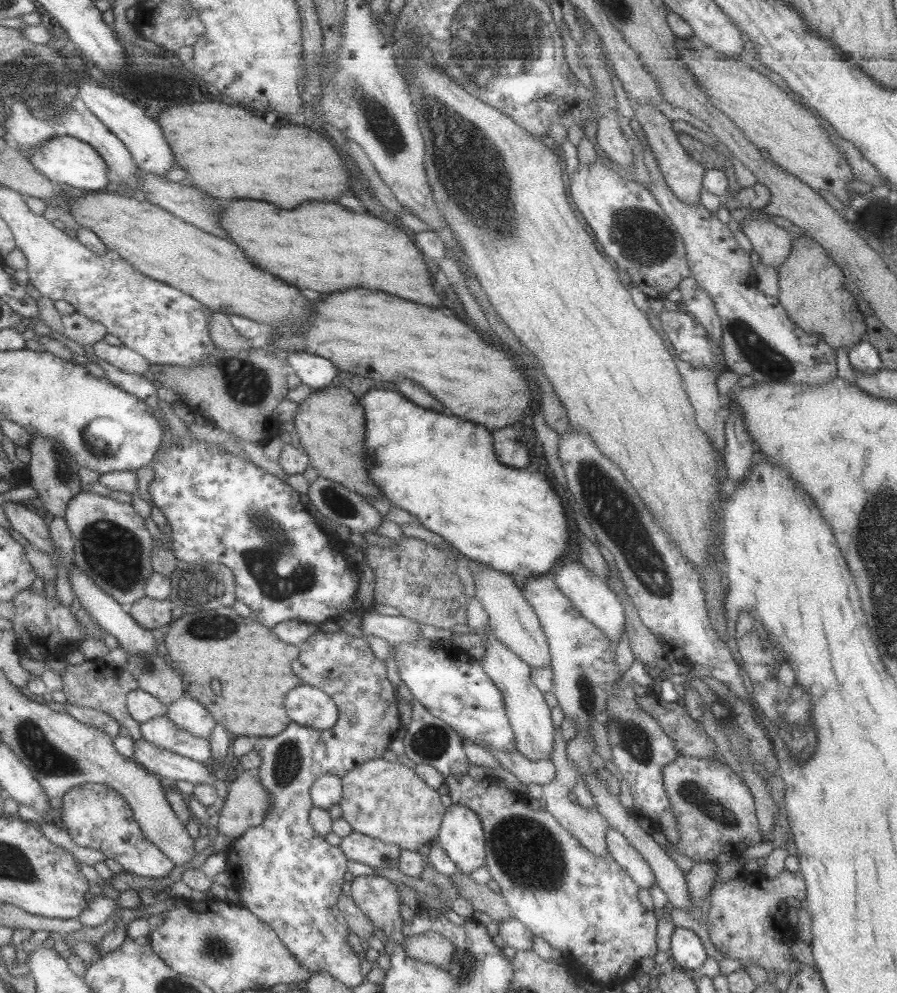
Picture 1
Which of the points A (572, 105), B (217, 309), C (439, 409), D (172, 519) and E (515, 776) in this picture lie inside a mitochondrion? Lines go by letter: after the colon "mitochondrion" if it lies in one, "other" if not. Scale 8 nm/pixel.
A: other
B: other
C: other
D: other
E: other

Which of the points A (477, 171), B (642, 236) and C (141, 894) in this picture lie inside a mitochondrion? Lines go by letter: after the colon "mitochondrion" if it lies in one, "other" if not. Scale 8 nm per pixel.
A: mitochondrion
B: mitochondrion
C: other

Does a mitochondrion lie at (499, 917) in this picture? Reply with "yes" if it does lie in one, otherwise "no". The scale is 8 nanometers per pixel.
no

